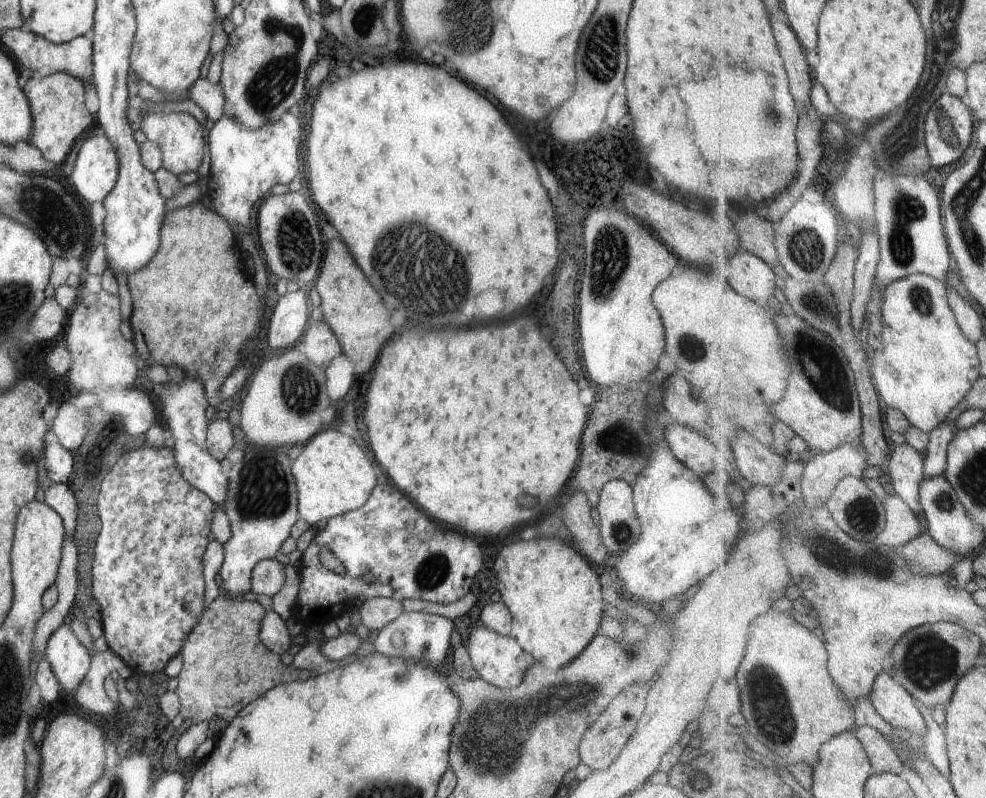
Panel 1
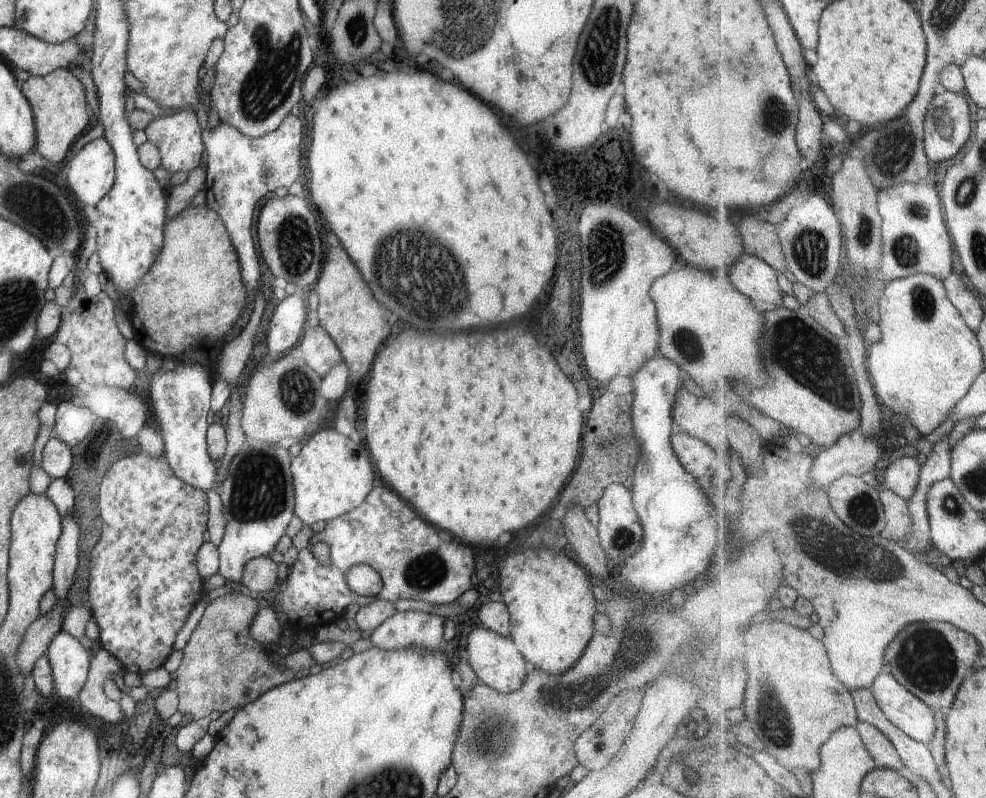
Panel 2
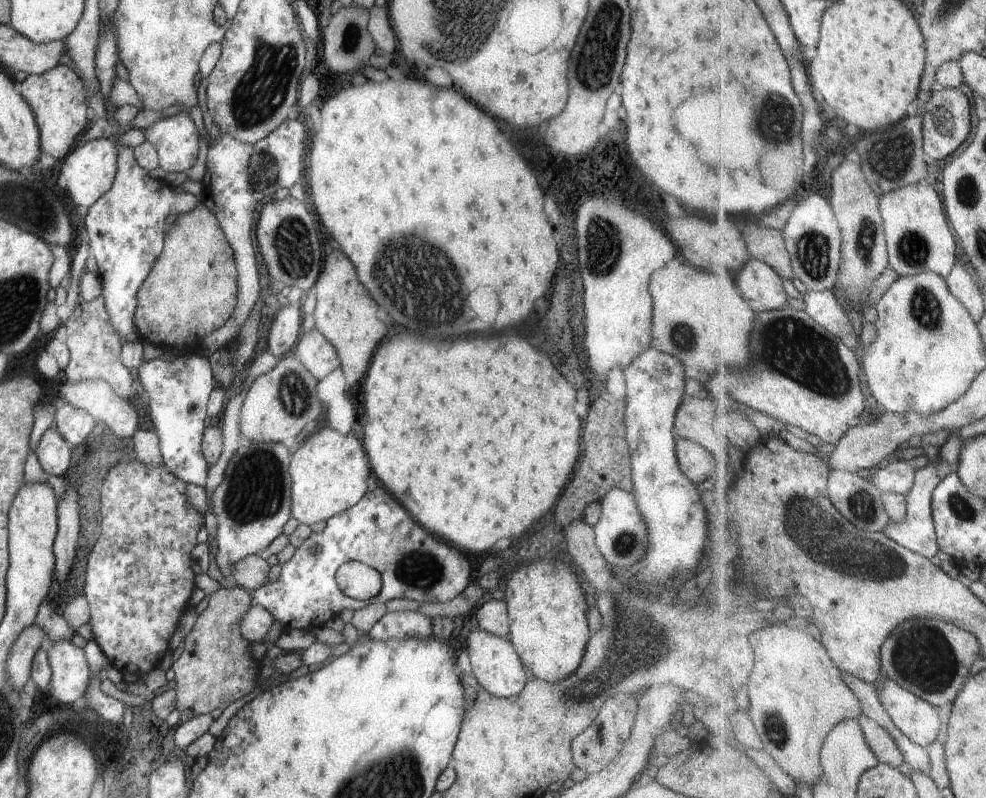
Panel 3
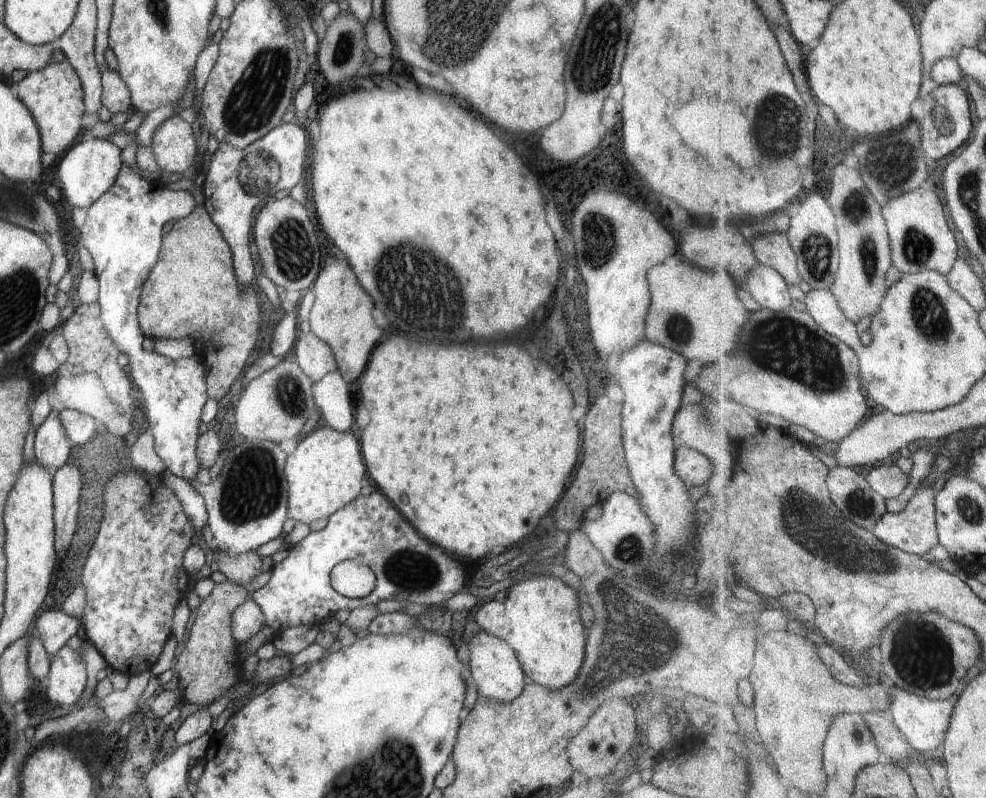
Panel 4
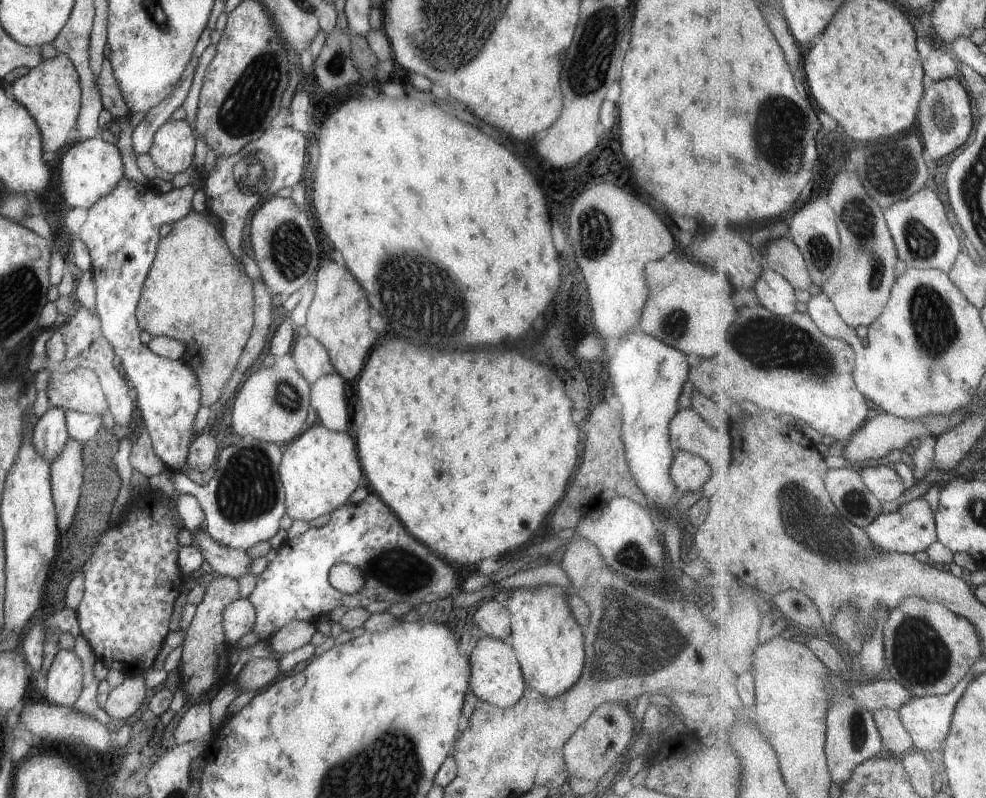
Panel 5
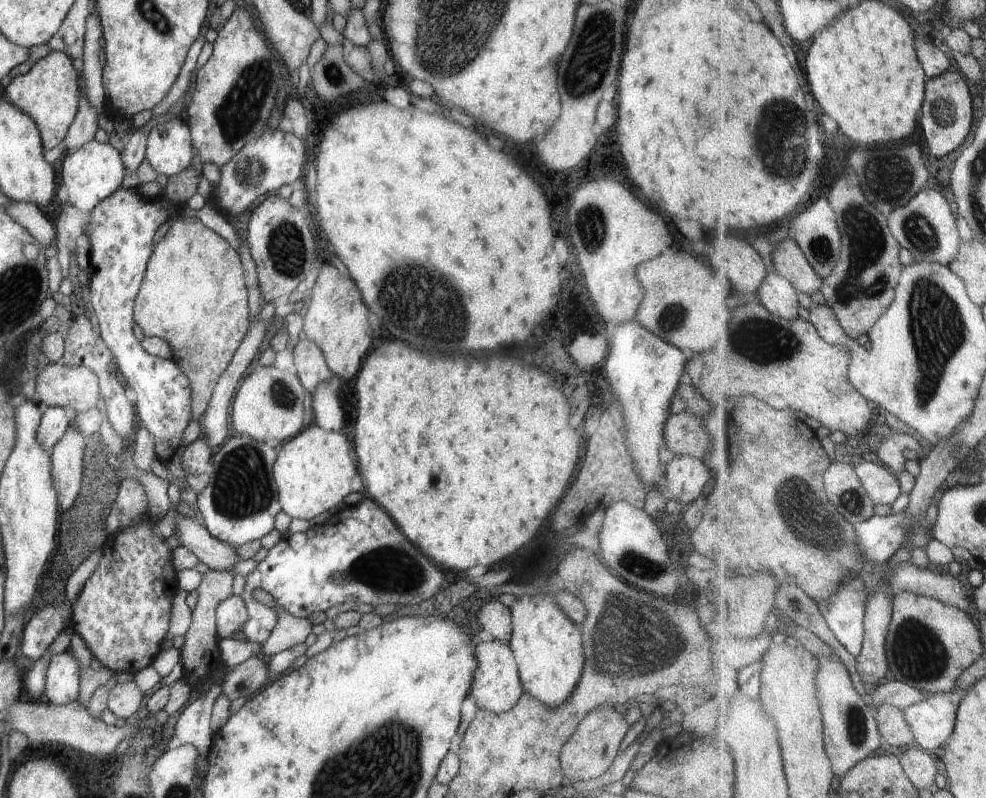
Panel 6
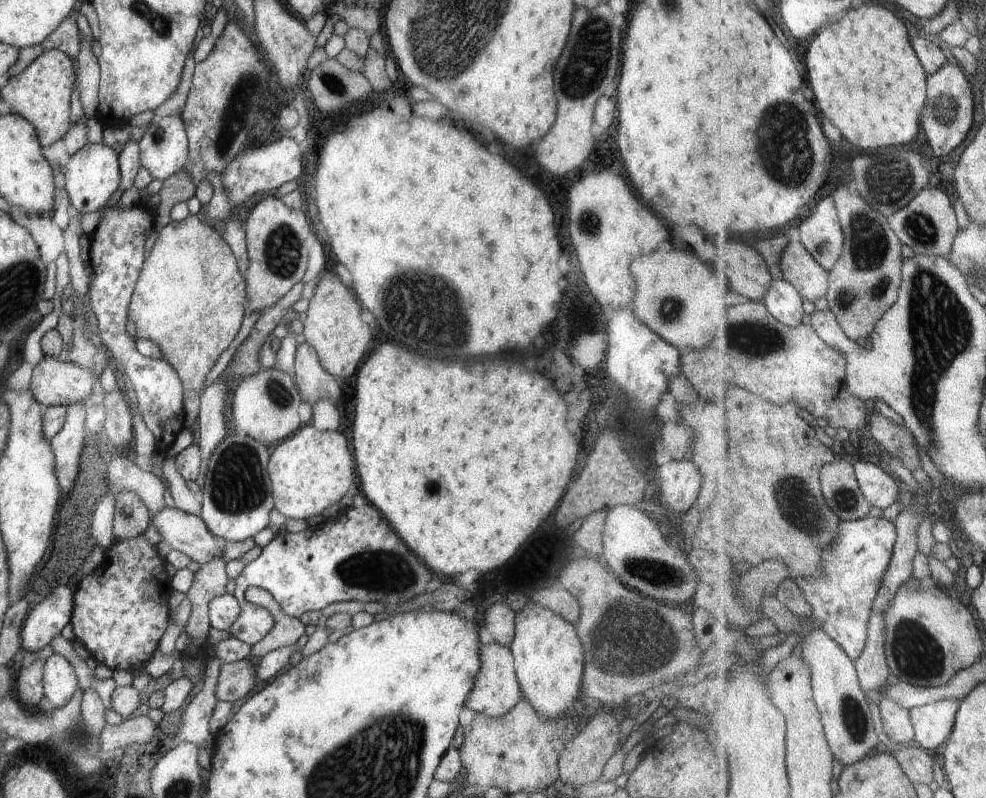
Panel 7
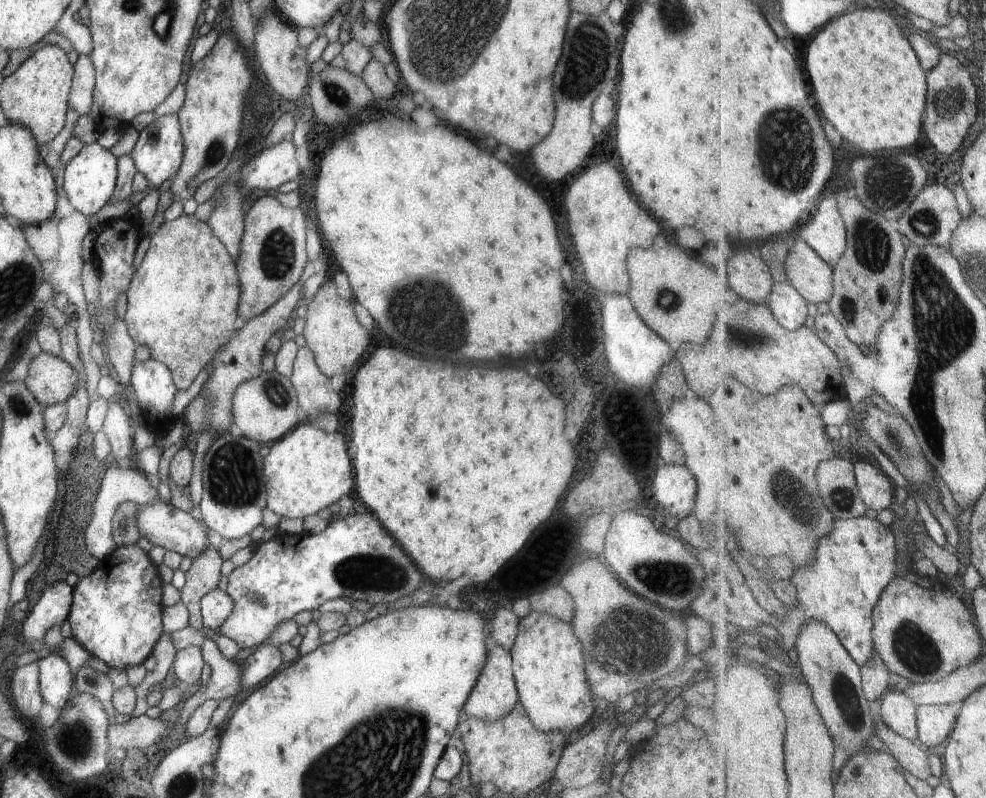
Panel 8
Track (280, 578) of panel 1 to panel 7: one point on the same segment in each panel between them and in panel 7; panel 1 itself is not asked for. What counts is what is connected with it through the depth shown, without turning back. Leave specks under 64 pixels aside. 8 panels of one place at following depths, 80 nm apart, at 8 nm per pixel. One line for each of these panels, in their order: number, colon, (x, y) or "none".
2: (259, 574)
3: (249, 572)
4: (241, 568)
5: (227, 562)
6: (218, 556)
7: (186, 533)

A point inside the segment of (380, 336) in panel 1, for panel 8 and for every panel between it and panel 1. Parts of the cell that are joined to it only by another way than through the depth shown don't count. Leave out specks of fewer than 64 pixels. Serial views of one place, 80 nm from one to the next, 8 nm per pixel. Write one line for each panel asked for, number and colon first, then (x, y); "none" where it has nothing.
2: (346, 309)
3: (344, 313)
4: (340, 316)
5: (337, 317)
6: (335, 319)
7: (333, 327)
8: (331, 331)

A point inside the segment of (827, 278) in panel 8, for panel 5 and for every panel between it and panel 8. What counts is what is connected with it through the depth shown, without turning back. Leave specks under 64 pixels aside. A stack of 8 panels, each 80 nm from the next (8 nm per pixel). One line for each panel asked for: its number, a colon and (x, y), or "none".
5: (782, 255)
6: (790, 261)
7: (800, 268)

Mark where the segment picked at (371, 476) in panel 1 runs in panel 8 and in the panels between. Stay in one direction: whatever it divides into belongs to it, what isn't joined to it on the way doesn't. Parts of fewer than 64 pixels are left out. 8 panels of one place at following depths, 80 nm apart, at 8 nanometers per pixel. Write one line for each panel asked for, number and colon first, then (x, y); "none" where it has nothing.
2: (332, 474)
3: (328, 471)
4: (325, 471)
5: (319, 470)
6: (313, 471)
7: (310, 470)
8: (307, 469)

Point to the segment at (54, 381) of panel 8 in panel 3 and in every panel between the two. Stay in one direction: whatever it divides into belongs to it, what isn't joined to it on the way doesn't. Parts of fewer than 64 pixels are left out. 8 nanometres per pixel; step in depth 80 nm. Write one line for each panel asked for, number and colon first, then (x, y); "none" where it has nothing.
3: (94, 396)
4: (85, 393)
5: (79, 390)
6: (75, 389)
7: (52, 383)

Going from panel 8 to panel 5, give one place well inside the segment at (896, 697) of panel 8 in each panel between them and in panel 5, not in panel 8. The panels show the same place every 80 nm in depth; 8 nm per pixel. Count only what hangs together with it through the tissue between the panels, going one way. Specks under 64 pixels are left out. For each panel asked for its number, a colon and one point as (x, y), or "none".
5: (896, 738)
6: (892, 722)
7: (897, 722)

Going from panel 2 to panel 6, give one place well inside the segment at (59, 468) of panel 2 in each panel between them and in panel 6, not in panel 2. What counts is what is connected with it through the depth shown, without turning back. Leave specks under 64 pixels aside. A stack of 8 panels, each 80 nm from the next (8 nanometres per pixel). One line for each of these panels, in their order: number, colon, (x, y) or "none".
3: (53, 451)
4: (51, 446)
5: (49, 434)
6: (54, 420)

